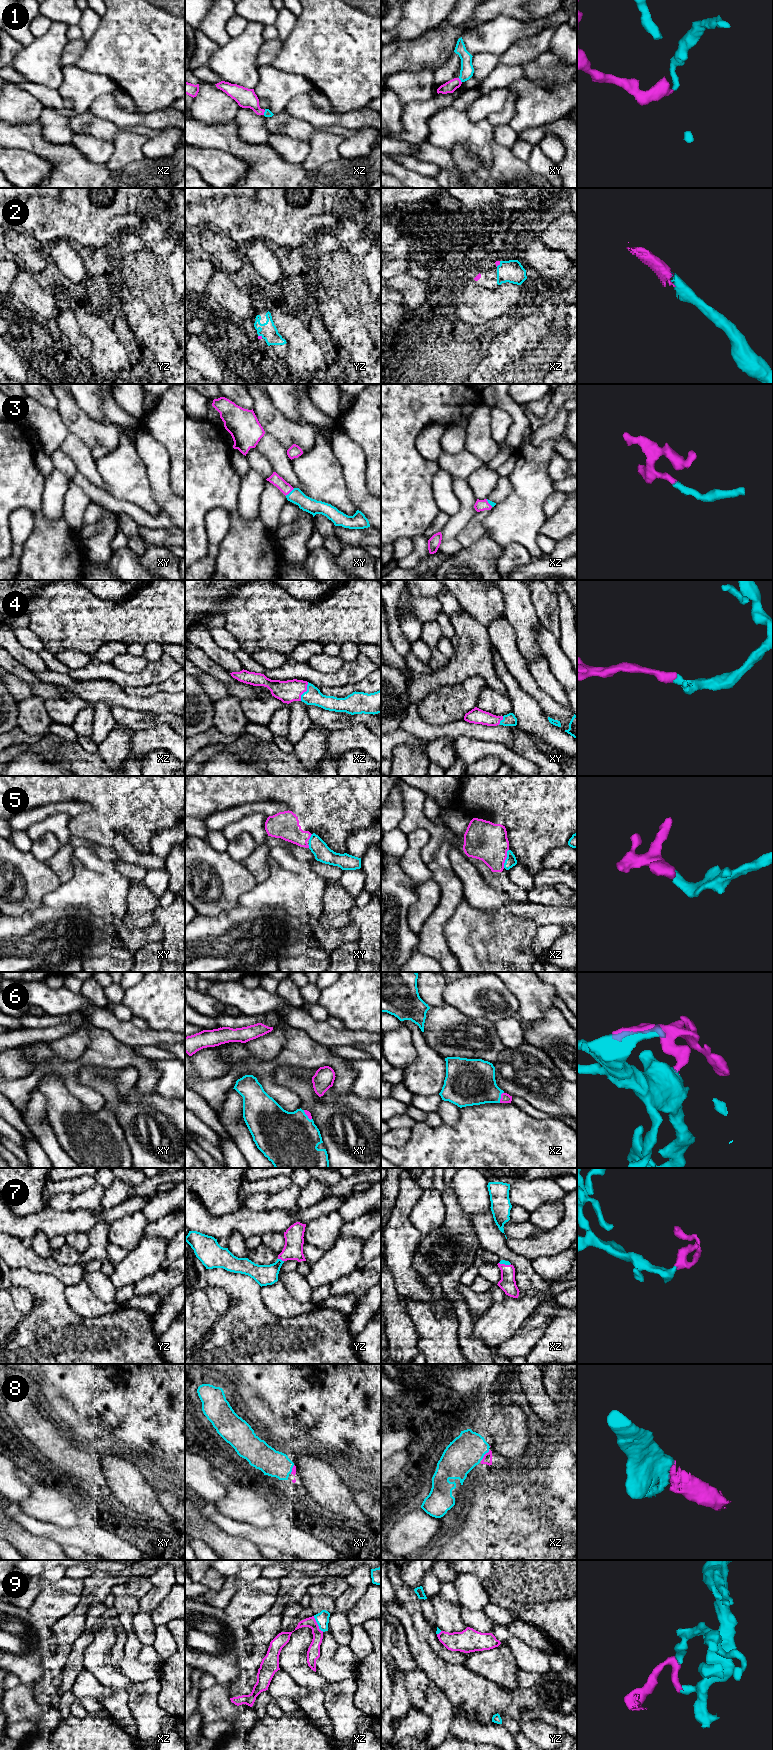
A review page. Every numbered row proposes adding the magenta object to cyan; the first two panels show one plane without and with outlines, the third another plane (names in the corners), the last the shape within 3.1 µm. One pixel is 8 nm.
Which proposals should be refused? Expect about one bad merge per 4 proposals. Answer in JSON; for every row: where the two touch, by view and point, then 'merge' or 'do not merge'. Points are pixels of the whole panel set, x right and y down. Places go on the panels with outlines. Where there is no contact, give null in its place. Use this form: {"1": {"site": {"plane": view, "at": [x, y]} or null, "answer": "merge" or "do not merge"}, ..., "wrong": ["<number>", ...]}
{"1": {"site": {"plane": "xy", "at": [460, 79]}, "answer": "merge"}, "2": {"site": {"plane": "xz", "at": [498, 265]}, "answer": "merge"}, "3": {"site": {"plane": "xy", "at": [290, 492]}, "answer": "merge"}, "4": {"site": {"plane": "xz", "at": [306, 691]}, "answer": "merge"}, "5": {"site": {"plane": "xz", "at": [506, 858]}, "answer": "merge"}, "6": {"site": {"plane": "xz", "at": [500, 1097]}, "answer": "merge"}, "7": {"site": {"plane": "yz", "at": [280, 1259]}, "answer": "merge"}, "8": {"site": {"plane": "xz", "at": [484, 1454]}, "answer": "merge"}, "9": {"site": {"plane": "xz", "at": [317, 1623]}, "answer": "do not merge"}, "wrong": ["9"]}

